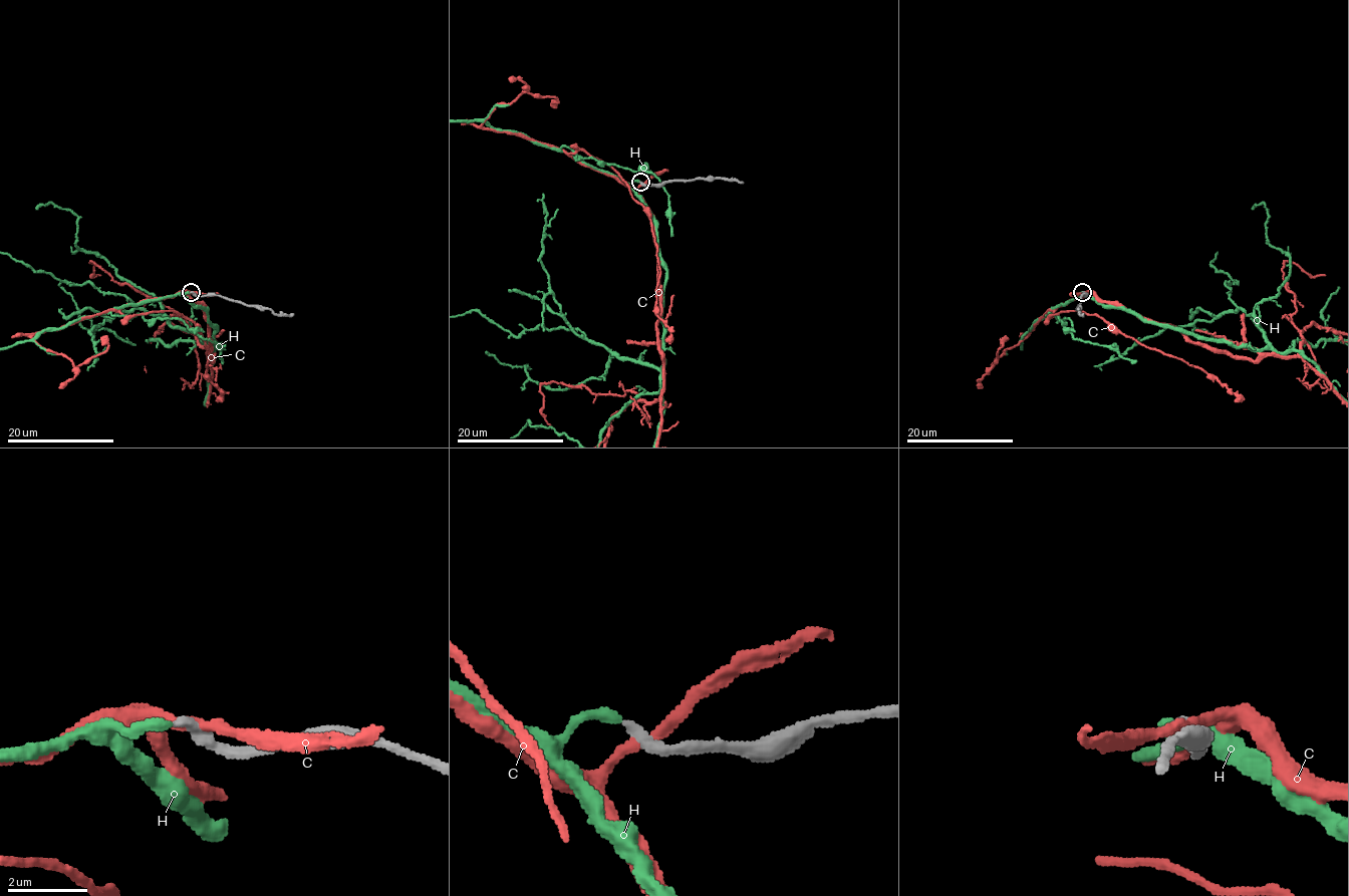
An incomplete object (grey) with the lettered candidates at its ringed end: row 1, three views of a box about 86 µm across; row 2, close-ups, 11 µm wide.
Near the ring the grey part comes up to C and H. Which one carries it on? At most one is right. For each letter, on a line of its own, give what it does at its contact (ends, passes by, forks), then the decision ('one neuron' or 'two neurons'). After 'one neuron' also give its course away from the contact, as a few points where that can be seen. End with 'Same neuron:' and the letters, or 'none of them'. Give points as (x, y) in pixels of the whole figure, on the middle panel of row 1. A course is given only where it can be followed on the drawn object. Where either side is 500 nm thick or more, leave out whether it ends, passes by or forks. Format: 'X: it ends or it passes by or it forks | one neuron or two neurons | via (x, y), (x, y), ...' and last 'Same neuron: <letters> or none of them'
C: it passes by | two neurons
H: it ends | two neurons
Same neuron: none of them

